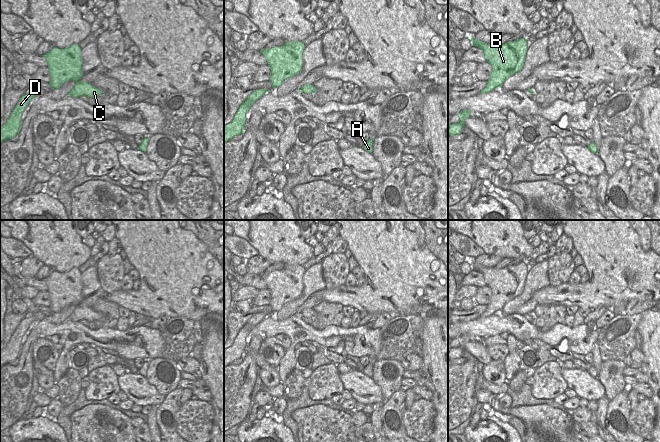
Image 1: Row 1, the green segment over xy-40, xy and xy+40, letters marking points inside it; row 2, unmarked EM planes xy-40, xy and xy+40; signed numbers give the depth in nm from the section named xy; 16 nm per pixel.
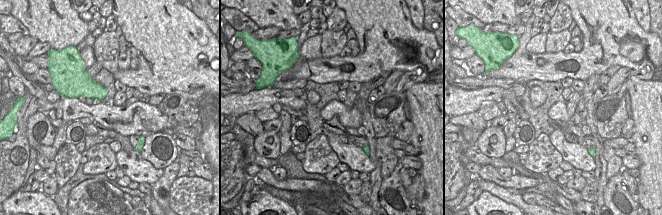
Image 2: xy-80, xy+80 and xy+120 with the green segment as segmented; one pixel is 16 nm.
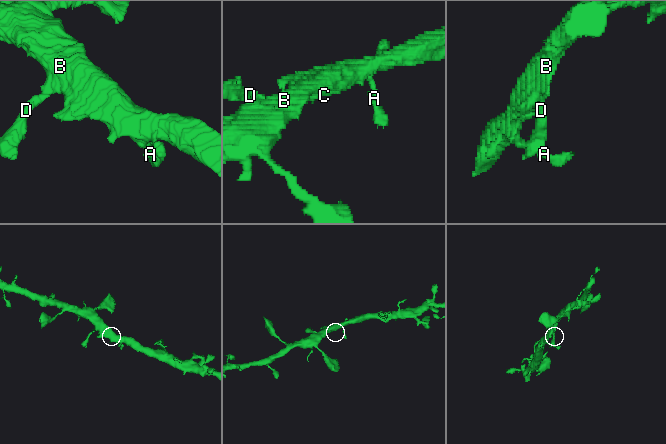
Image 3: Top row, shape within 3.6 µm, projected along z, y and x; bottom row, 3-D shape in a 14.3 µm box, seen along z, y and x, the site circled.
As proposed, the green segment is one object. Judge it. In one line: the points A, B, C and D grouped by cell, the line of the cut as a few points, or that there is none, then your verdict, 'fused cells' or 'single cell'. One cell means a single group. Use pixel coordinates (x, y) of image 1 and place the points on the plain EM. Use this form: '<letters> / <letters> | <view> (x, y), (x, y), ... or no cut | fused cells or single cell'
A B C D | no cut | single cell

